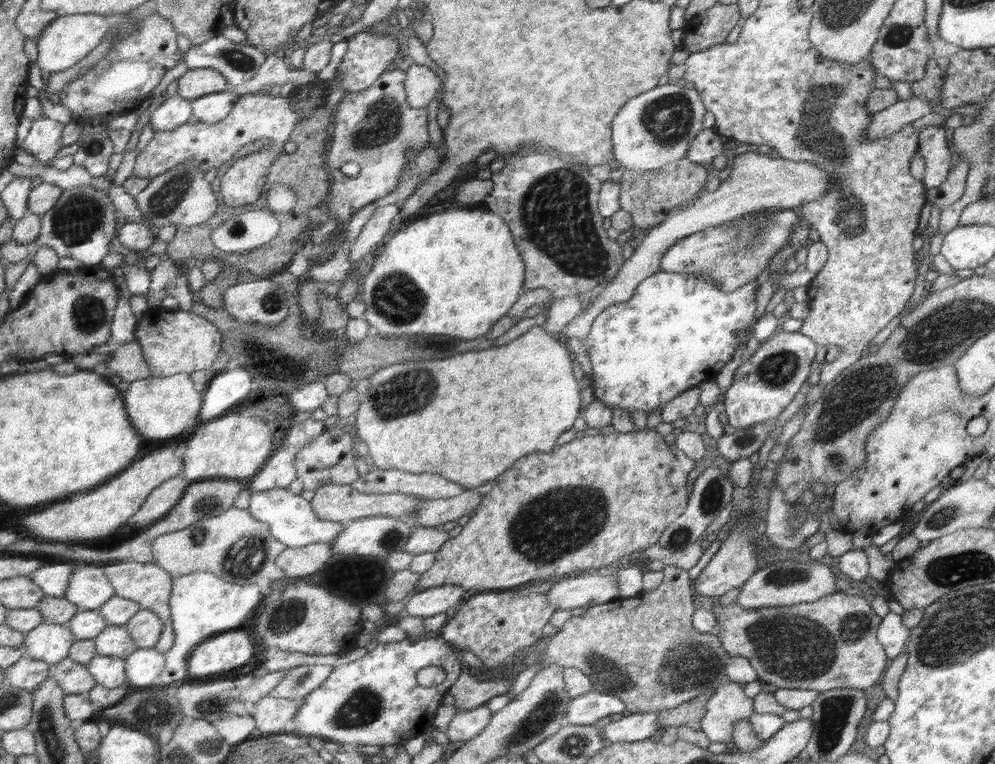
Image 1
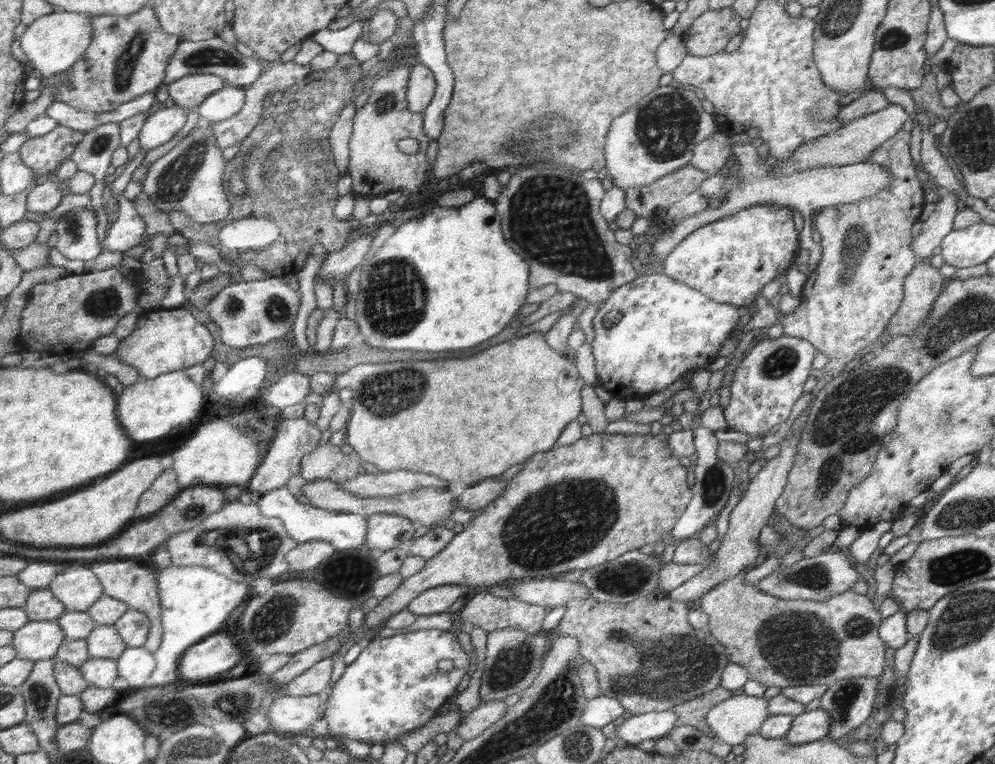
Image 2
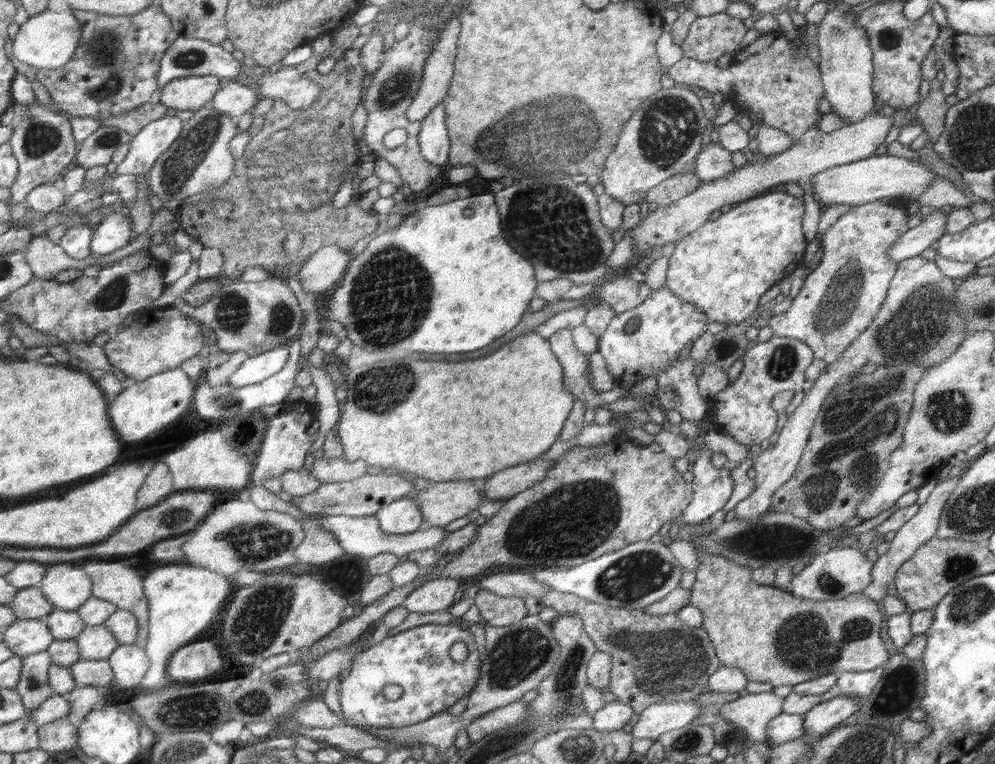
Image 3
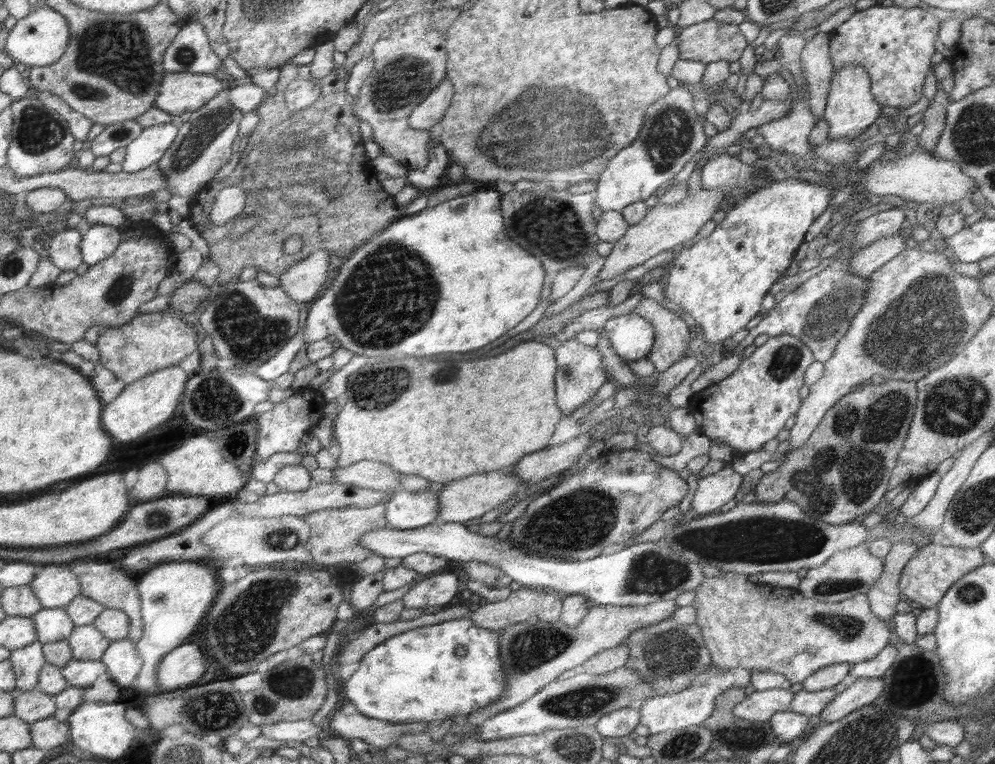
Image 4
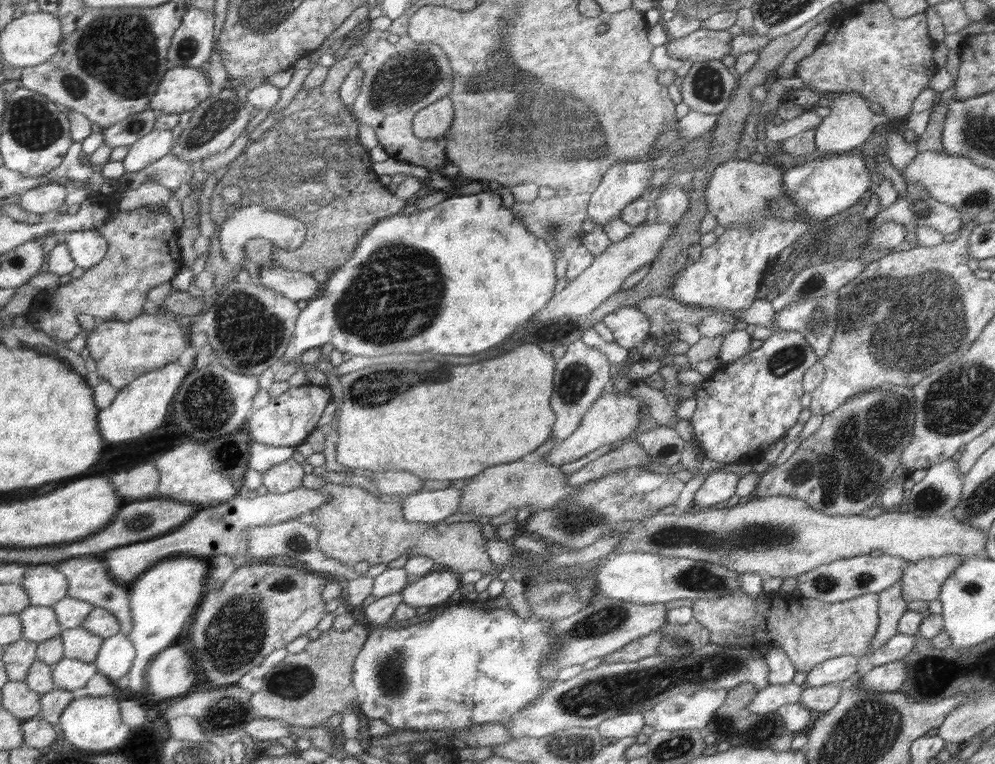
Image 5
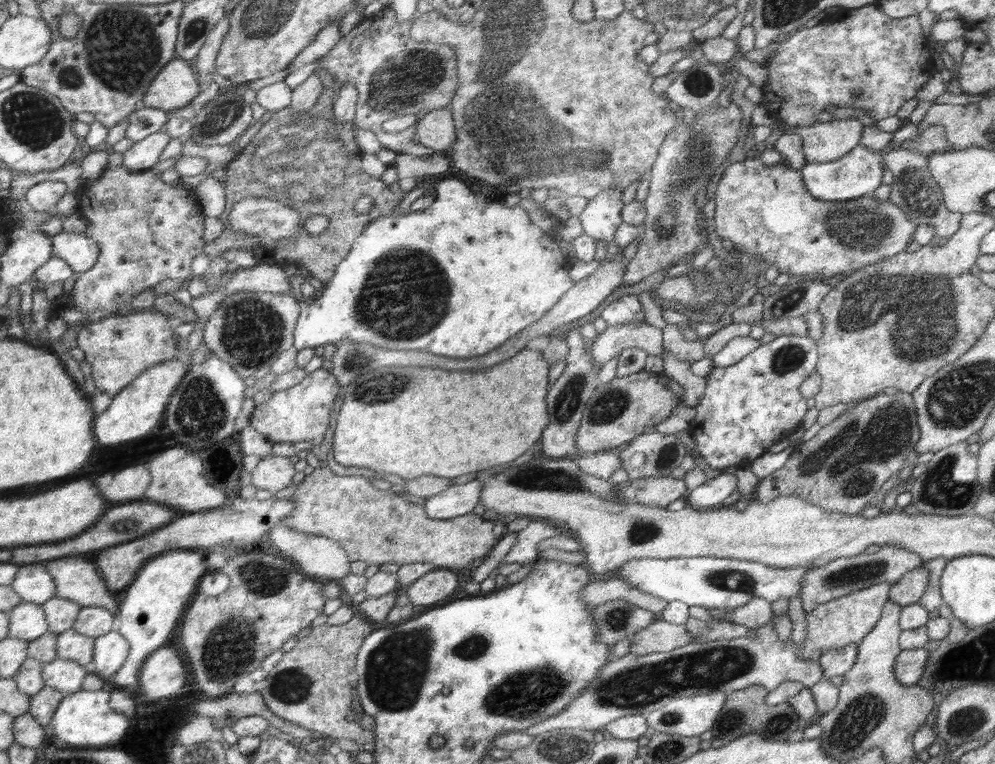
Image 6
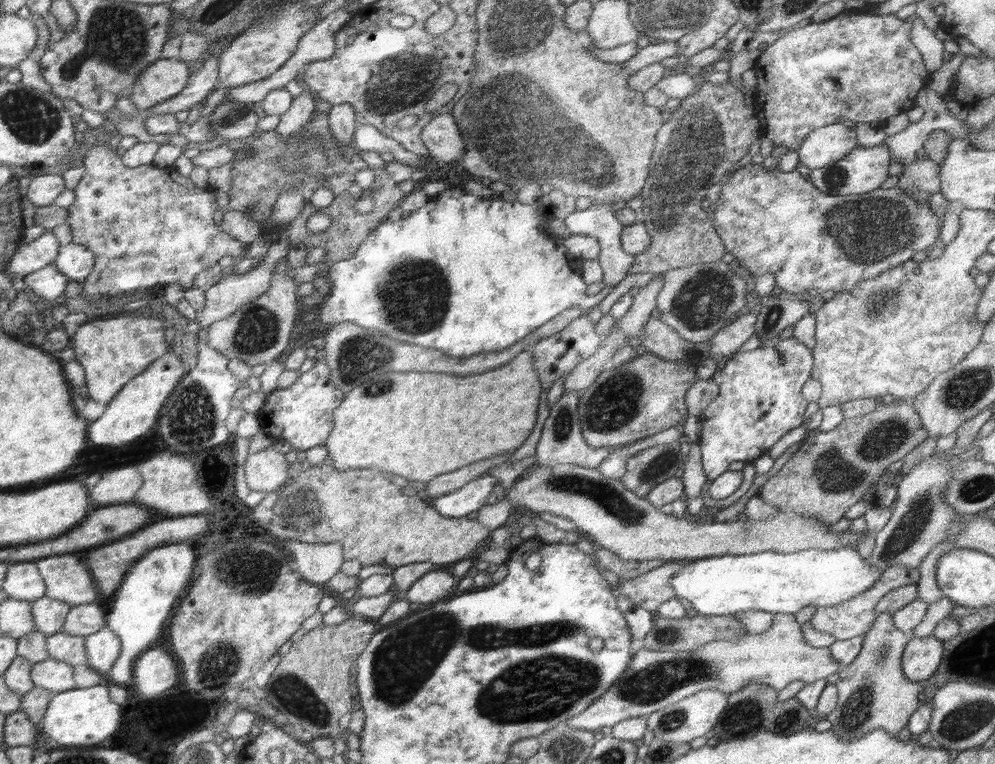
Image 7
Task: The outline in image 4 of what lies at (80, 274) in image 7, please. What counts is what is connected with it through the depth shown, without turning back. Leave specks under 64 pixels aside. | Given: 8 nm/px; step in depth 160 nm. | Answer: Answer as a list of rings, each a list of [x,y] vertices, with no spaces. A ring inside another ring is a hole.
[[[96,224],[90,227],[80,241],[82,262],[92,266],[108,259],[117,250],[122,238],[121,230],[116,226]]]

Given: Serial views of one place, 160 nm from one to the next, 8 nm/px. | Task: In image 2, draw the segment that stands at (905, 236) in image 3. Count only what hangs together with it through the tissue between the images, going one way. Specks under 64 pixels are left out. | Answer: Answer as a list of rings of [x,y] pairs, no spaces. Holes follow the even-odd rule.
[[[941,192],[936,208],[923,222],[920,234],[910,243],[911,251],[918,260],[931,257],[932,250],[953,231],[953,222],[960,207],[959,196],[955,192]]]

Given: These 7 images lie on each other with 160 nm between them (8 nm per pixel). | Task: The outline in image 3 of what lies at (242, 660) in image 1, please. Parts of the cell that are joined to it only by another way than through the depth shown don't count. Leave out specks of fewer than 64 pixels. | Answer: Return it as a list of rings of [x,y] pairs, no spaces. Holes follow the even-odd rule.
[[[202,640],[176,652],[169,660],[167,675],[170,680],[200,680],[214,674],[222,664],[216,642]]]

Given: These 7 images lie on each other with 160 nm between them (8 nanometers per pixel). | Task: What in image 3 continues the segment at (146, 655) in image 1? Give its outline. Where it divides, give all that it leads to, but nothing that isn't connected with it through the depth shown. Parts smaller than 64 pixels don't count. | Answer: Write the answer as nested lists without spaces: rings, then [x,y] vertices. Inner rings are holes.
[[[121,644],[107,661],[113,670],[114,682],[120,688],[136,688],[150,664],[143,648],[134,644]]]

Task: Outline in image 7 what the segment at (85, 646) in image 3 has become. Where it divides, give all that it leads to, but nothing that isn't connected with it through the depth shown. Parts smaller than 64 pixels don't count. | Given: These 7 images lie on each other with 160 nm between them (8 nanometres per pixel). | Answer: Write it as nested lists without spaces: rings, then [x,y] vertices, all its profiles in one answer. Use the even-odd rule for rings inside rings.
[[[61,630],[47,635],[46,649],[50,658],[67,662],[70,666],[86,665],[86,640],[82,636],[70,636]]]

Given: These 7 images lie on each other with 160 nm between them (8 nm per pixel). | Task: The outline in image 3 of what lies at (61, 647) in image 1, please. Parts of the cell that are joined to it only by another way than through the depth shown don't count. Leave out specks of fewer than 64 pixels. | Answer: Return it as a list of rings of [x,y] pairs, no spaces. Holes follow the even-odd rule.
[[[43,618],[17,619],[4,629],[3,644],[21,657],[47,651],[54,642],[49,625],[45,624]]]

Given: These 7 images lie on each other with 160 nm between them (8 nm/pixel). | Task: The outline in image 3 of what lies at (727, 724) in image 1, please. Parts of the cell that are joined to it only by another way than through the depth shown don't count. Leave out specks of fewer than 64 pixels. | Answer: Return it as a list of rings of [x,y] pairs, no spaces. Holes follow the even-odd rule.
[[[743,692],[736,700],[724,703],[720,714],[738,729],[742,729],[748,742],[758,747],[767,742],[766,729],[769,722],[783,713],[783,697],[770,692]]]

